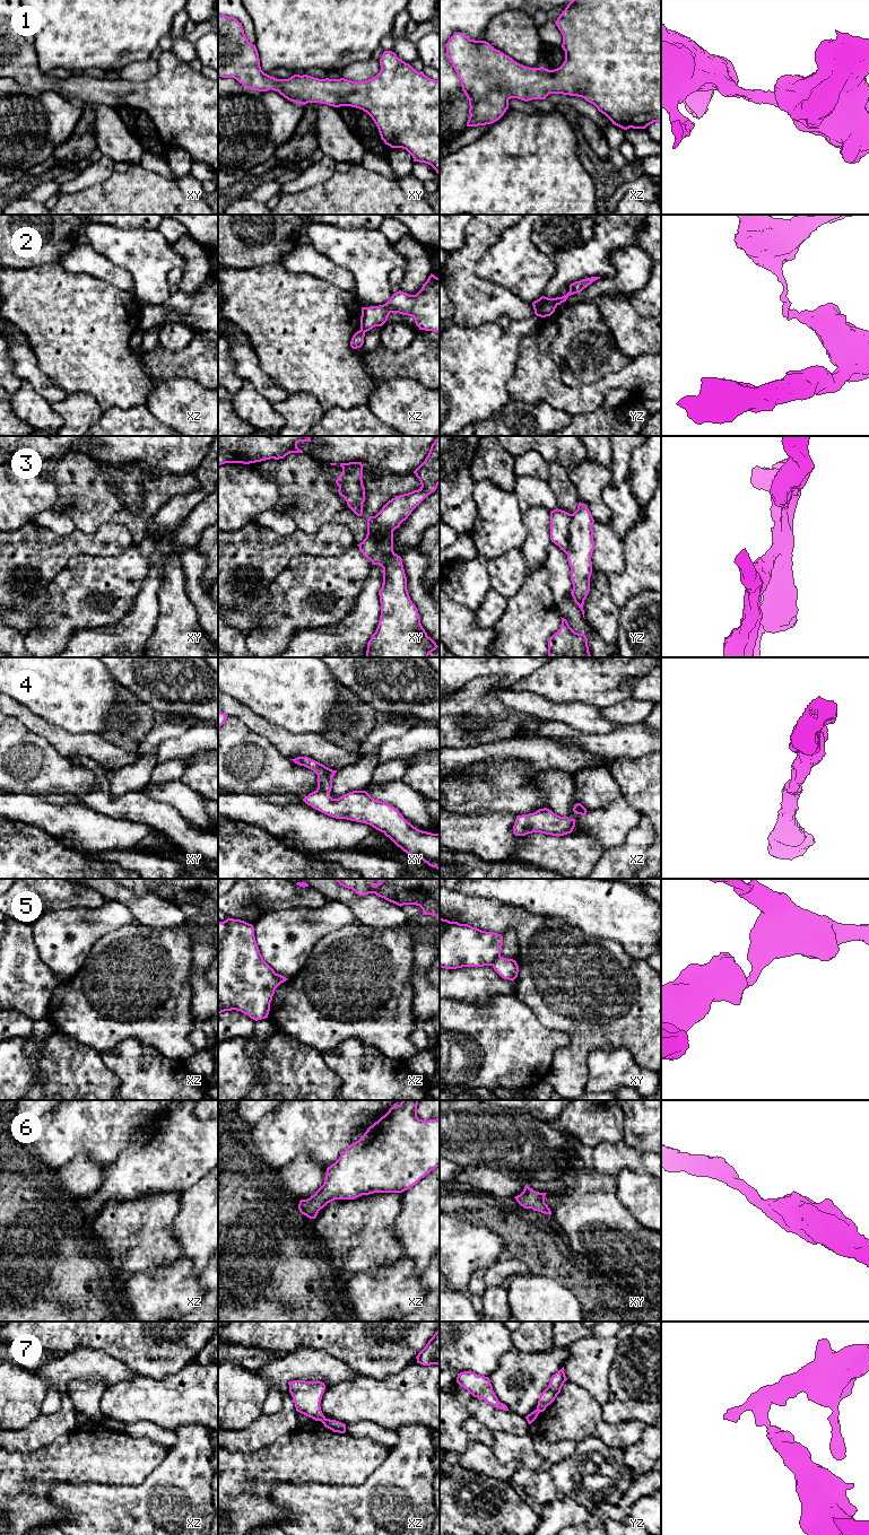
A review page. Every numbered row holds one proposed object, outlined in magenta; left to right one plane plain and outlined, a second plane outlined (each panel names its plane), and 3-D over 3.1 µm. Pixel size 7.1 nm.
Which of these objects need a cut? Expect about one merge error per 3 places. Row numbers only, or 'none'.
2, 3, 5, 7

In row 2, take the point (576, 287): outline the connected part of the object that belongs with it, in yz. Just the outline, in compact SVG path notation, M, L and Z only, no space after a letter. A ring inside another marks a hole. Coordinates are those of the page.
M591 277L586 279L582 279L580 281L575 281L570 285L570 291L562 296L562 297L556 297L556 303L557 305L560 305L562 303L566 302L566 299L574 294L581 293L584 288L586 288L589 285L591 285L593 281L600 279L600 277Z

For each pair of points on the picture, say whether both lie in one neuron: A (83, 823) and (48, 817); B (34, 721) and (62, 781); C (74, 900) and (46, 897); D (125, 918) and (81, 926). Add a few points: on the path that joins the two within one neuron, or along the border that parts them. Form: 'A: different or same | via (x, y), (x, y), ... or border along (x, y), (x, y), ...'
A: same | via (74, 823), (57, 821)
B: different | border along (19, 722), (42, 735), (61, 755)
C: same | via (67, 897), (53, 897)
D: same | via (114, 918), (105, 918), (93, 925)

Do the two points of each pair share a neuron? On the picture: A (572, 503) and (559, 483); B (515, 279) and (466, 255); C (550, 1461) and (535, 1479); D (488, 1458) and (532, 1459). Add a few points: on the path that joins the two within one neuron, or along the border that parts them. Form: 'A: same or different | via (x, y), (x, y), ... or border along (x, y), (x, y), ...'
A: same | via (567, 498), (563, 488)
B: different | border along (496, 241), (476, 270), (492, 282)
C: different | border along (541, 1467), (549, 1471)
D: different | border along (491, 1447), (492, 1451), (502, 1463), (518, 1462)

